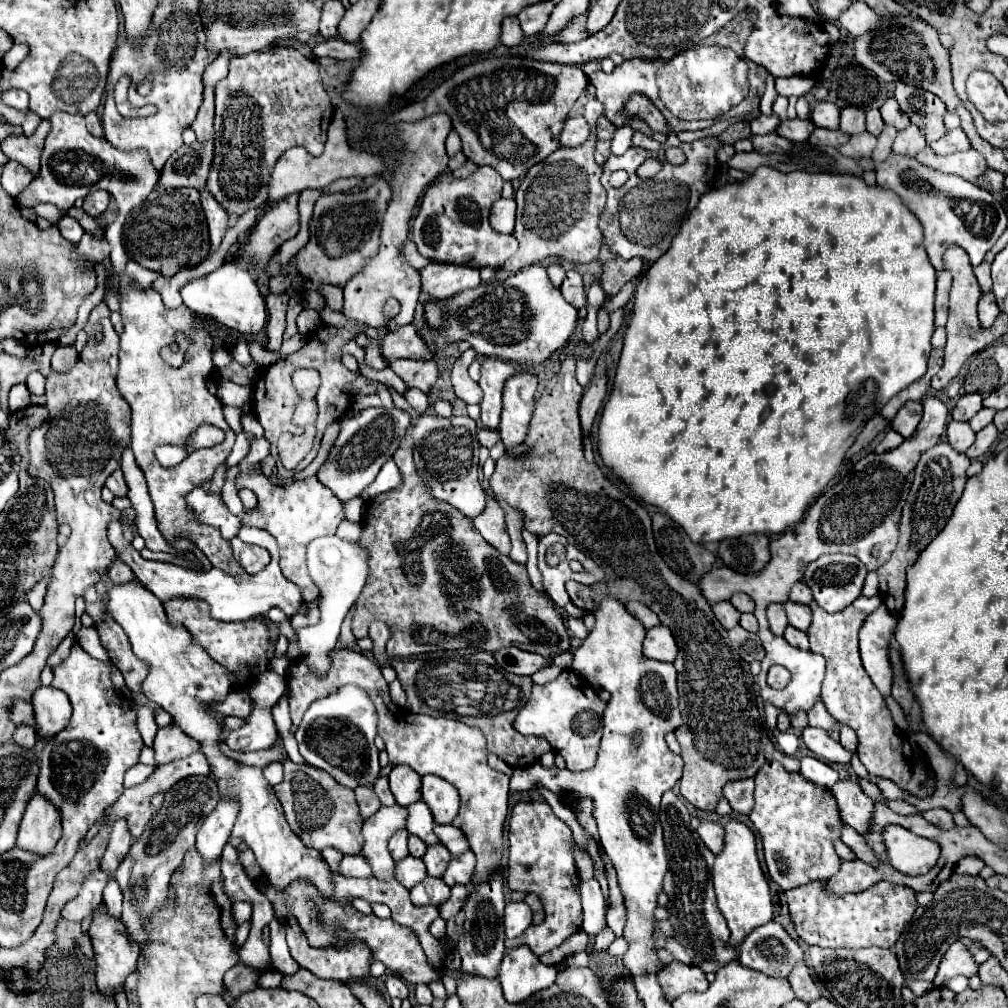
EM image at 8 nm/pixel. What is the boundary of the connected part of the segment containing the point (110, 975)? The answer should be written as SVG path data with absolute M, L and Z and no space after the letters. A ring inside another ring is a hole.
M99 907L99 913L91 921L89 937L91 937L91 943L93 943L93 951L95 951L95 981L97 981L97 987L103 995L117 995L117 991L123 989L125 979L133 971L137 971L139 947L127 935L125 925L119 919L113 919L103 907Z

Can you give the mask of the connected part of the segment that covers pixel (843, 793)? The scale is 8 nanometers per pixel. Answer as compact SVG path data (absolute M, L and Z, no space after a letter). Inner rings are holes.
M857 777L837 781L833 787L833 797L837 799L841 819L853 827L859 835L867 835L871 831L873 819L873 801L863 793Z

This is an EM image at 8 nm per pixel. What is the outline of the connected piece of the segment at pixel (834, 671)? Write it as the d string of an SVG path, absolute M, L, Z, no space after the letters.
M861 595L861 599L853 601L843 611L837 611L837 613L827 613L823 609L813 611L813 623L807 631L809 643L815 653L821 653L827 659L827 673L823 681L821 701L825 709L833 715L833 719L851 727L857 733L859 759L867 767L871 777L891 779L899 789L919 799L925 799L925 797L931 797L935 791L935 777L931 775L931 769L927 763L907 753L909 743L897 735L897 729L885 705L885 699L881 697L881 693L869 679L867 671L861 667L861 659L859 659L857 633L861 629L861 623L865 621L865 615L875 611L879 603L881 603L879 597Z

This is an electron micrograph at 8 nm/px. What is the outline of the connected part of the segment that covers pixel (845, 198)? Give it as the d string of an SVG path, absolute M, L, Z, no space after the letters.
M759 167L747 181L711 189L701 195L669 251L647 269L635 289L633 315L625 329L615 385L599 419L599 455L605 467L641 501L663 509L675 523L685 527L693 543L717 543L747 533L777 535L787 531L839 473L855 433L859 435L863 425L893 395L925 375L935 329L935 290L936 270L923 249L921 221L889 189L869 187L855 175L781 173L773 167Z

